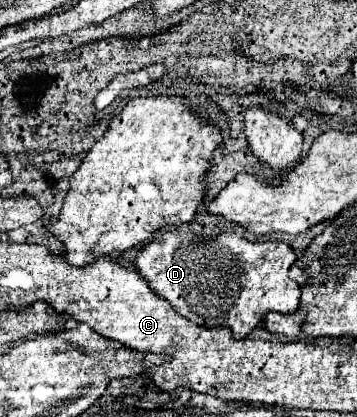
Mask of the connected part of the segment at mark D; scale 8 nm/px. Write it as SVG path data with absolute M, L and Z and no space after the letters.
M169 230L137 248L133 266L149 288L171 302L171 306L197 326L231 328L233 338L245 338L267 312L295 312L301 290L289 280L287 272L297 260L293 248L283 242L249 242L235 232L221 232L219 236L199 236L189 230Z

